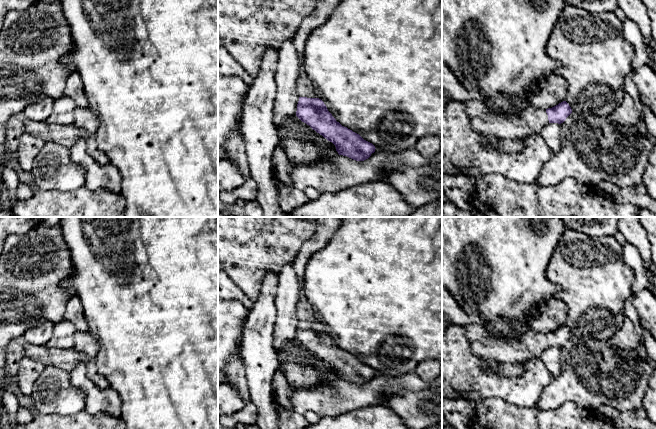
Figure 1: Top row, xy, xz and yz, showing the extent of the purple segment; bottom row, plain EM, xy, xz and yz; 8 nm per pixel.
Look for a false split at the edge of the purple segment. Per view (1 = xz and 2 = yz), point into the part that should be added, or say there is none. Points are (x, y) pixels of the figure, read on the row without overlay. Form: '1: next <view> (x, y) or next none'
1: next xz (326, 226)
2: next yz (531, 344)

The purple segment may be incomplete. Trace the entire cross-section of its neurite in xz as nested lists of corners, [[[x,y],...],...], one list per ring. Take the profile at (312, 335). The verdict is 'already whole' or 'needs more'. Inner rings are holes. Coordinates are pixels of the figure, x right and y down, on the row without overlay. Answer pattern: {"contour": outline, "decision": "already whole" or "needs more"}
{"contour": [[[340,217],[315,218],[316,231],[310,239],[303,243],[293,262],[301,286],[300,299],[297,303],[299,325],[296,340],[332,366],[339,379],[347,380],[356,385],[364,385],[375,376],[375,370],[336,345],[324,326],[318,322],[304,293],[304,275],[309,259],[328,244],[332,235],[341,225]]], "decision": "needs more"}

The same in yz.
{"contour": [[[468,324],[463,327],[473,353],[480,358],[491,359],[498,363],[540,358],[548,347],[561,348],[572,337],[566,325],[548,333],[529,329],[517,338],[494,336],[478,324]]], "decision": "needs more"}

